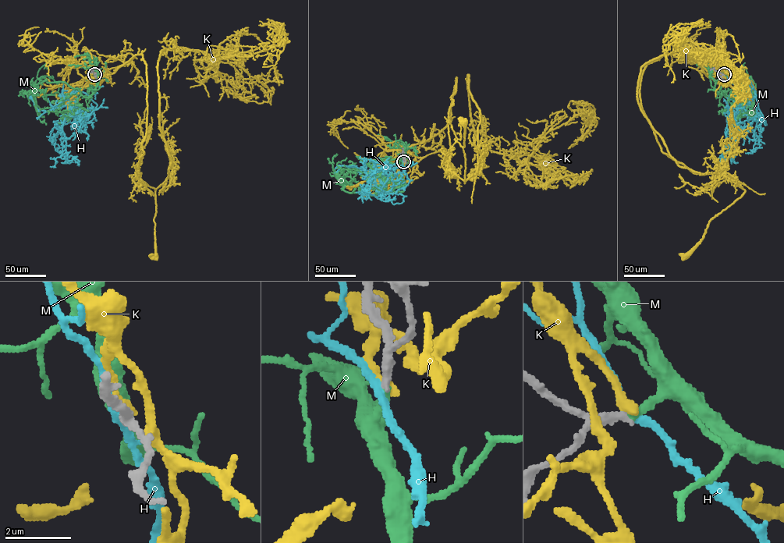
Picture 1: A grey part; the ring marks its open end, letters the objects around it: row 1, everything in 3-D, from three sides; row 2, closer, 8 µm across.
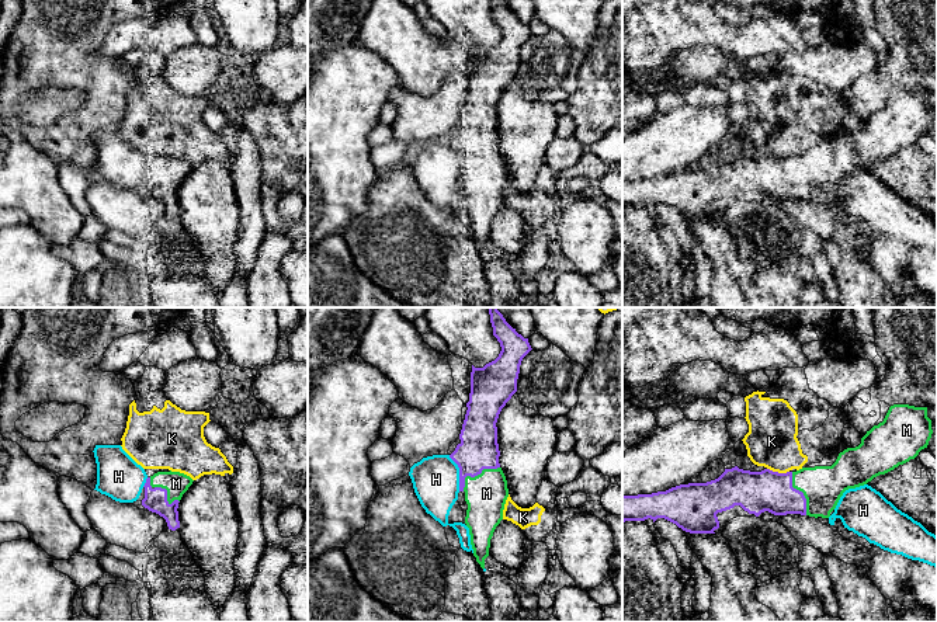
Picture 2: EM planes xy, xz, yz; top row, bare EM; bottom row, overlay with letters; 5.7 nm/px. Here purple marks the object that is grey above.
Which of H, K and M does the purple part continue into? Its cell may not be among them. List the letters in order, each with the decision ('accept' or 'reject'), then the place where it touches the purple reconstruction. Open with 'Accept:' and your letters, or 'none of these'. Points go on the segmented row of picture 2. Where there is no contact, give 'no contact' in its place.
Accept: M
H: reject; contact xz (460, 473)
K: reject; contact yz (777, 472)
M: accept; contact xz (475, 475)

